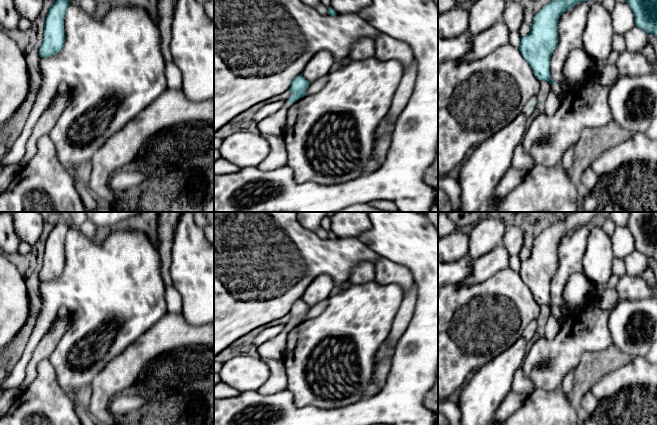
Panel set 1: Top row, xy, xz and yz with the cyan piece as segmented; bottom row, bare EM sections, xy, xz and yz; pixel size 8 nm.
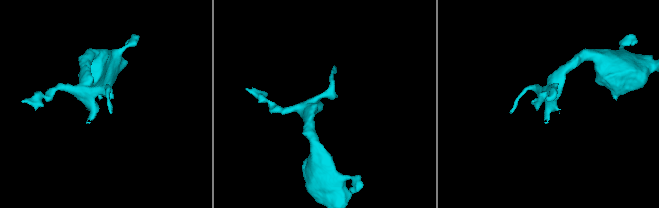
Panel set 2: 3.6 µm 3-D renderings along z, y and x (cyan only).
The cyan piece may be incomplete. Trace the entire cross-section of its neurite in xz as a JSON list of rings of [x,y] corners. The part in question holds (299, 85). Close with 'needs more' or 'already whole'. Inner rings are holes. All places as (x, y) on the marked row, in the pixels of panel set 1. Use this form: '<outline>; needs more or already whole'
[[[301,74],[297,75],[292,80],[289,88],[292,95],[285,102],[283,107],[256,123],[256,127],[261,135],[283,135],[286,127],[286,114],[289,107],[298,99],[305,96],[305,92],[309,87],[309,84],[310,83]]]; needs more

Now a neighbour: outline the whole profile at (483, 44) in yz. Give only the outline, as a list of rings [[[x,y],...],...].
[[[503,21],[497,22],[482,33],[473,35],[472,50],[457,61],[472,62],[486,57],[500,46],[509,44],[510,34],[511,31]]]

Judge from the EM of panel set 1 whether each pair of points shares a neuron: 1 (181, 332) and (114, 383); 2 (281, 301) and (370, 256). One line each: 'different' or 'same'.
1: same
2: same

